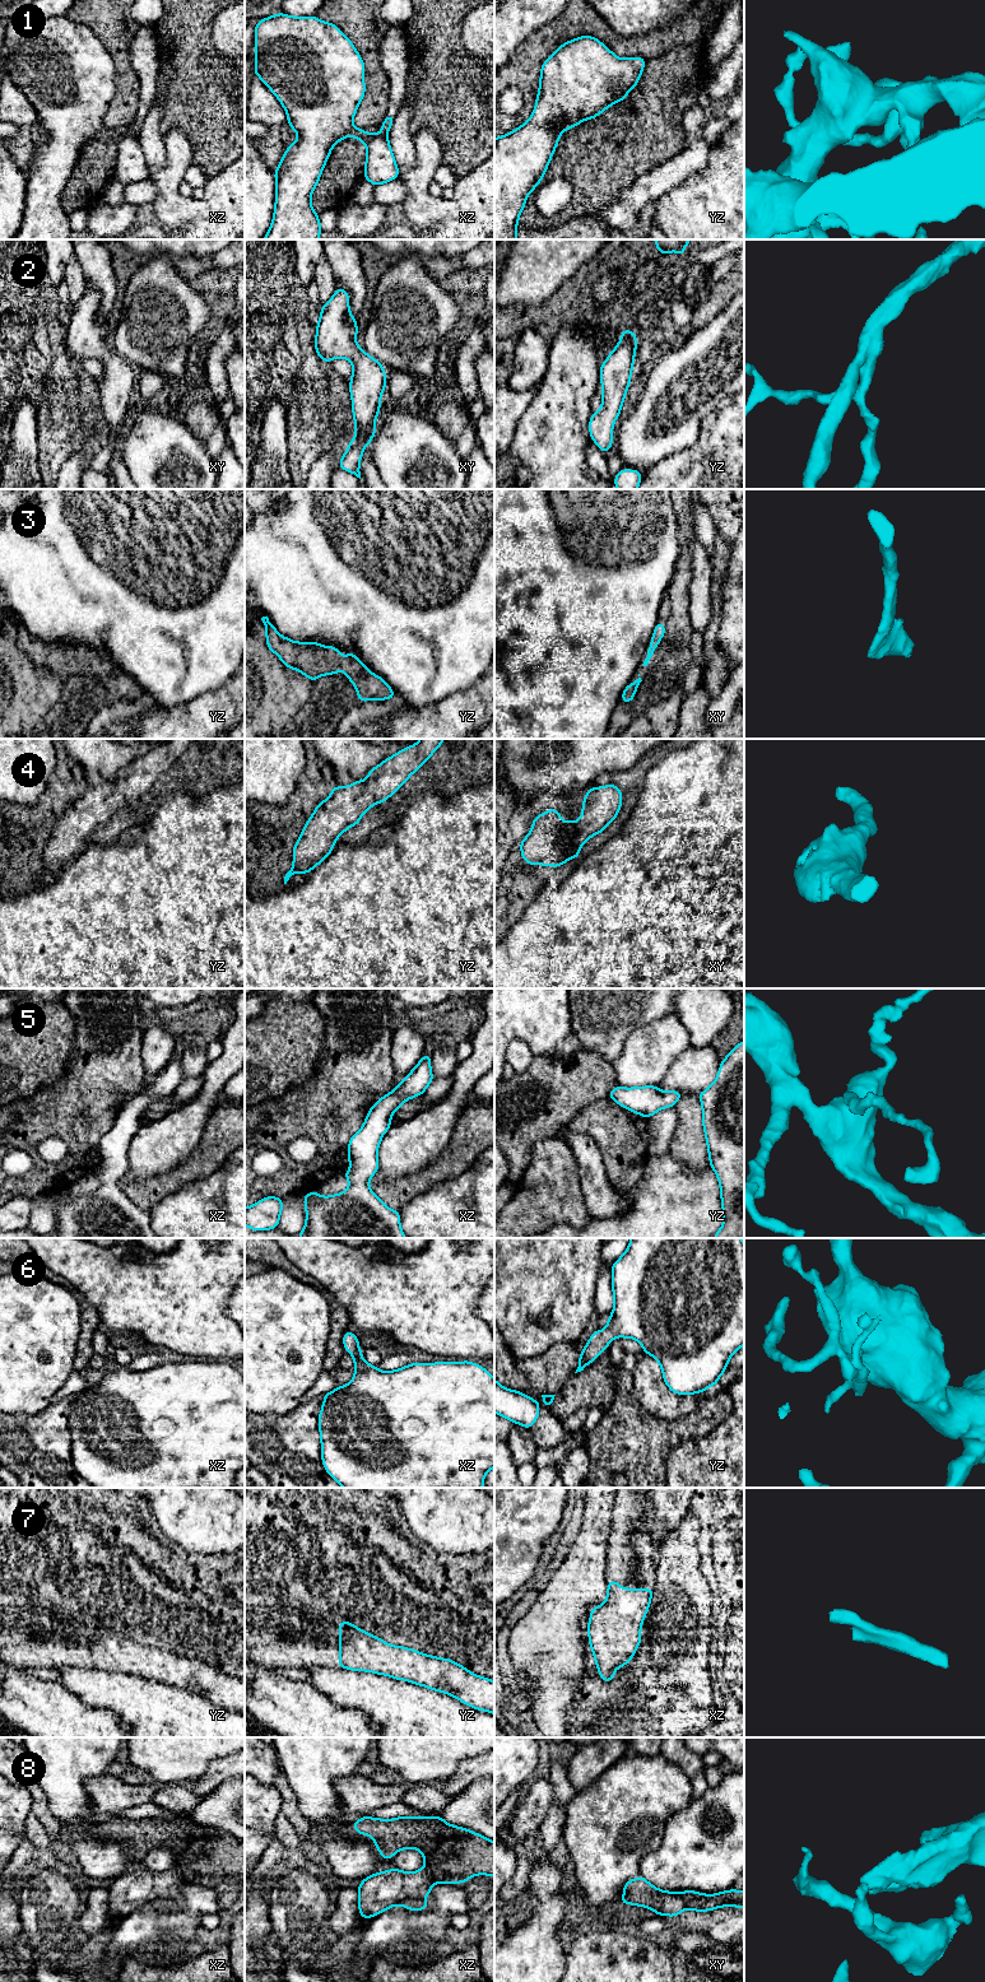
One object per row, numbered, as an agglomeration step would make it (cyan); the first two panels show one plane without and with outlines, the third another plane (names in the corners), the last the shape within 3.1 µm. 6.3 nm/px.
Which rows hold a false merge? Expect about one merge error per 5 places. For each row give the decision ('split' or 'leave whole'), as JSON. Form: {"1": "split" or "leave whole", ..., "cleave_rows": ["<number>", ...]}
{"1": "leave whole", "2": "leave whole", "3": "leave whole", "4": "leave whole", "5": "leave whole", "6": "leave whole", "7": "leave whole", "8": "split", "cleave_rows": ["8"]}

